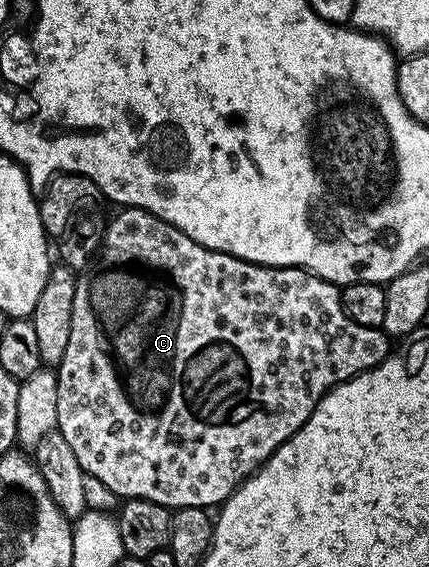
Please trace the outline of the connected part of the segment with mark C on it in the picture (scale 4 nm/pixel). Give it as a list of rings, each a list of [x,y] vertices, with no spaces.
[[[138,207],[118,212],[110,223],[108,220],[104,224],[100,250],[91,266],[77,277],[75,309],[71,309],[71,337],[67,340],[67,353],[63,353],[63,361],[55,369],[59,389],[57,430],[63,441],[71,445],[86,476],[90,480],[98,479],[111,494],[121,495],[122,500],[146,499],[170,509],[213,509],[230,499],[235,488],[262,467],[273,452],[309,420],[315,405],[319,405],[329,390],[382,363],[391,353],[391,339],[380,327],[364,327],[351,321],[341,304],[341,287],[315,273],[302,267],[268,267],[222,251],[212,251],[187,237],[187,233],[175,229],[175,225]]]

